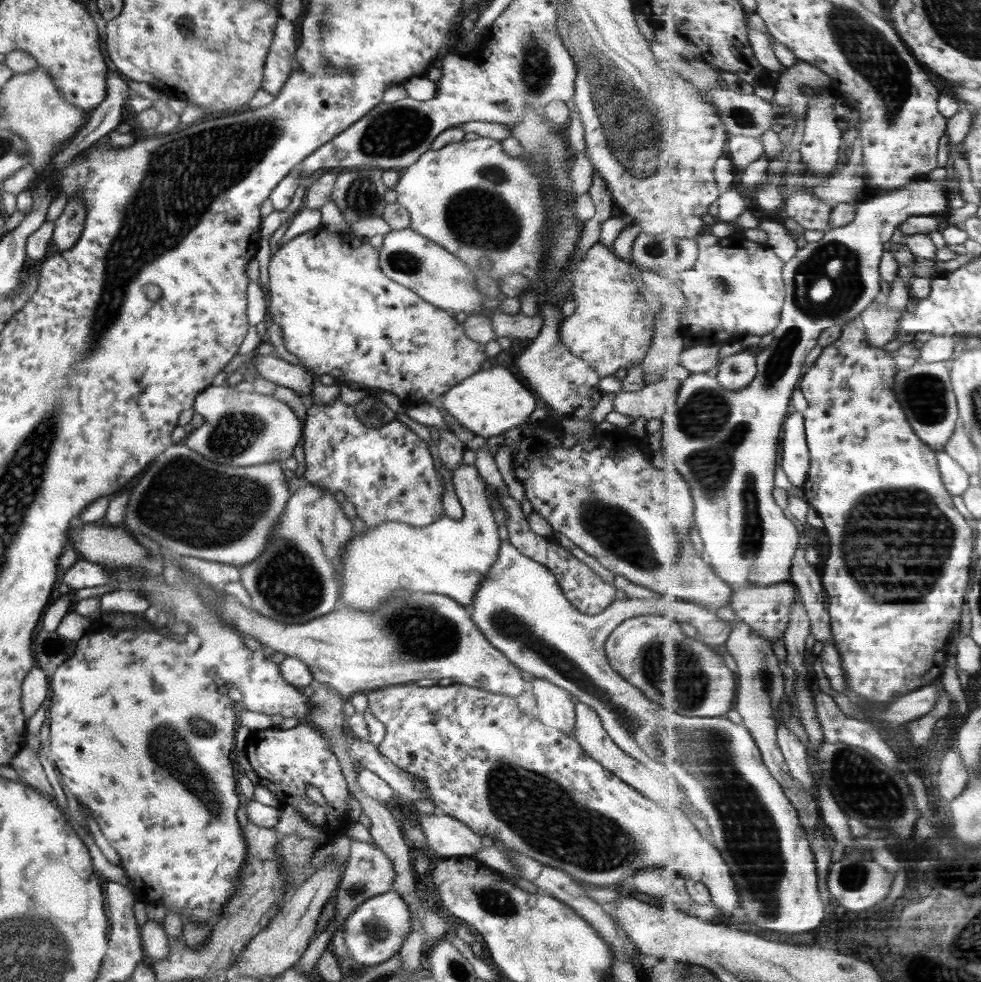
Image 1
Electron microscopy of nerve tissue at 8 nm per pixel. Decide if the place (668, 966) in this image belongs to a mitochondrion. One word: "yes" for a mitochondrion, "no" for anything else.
no

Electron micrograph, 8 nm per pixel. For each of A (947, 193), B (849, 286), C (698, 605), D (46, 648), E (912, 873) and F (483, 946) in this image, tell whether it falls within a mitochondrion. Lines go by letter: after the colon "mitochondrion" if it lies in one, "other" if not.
A: other
B: mitochondrion
C: other
D: mitochondrion
E: other
F: other

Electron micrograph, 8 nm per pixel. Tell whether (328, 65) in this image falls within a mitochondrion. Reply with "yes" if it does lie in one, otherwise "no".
yes

